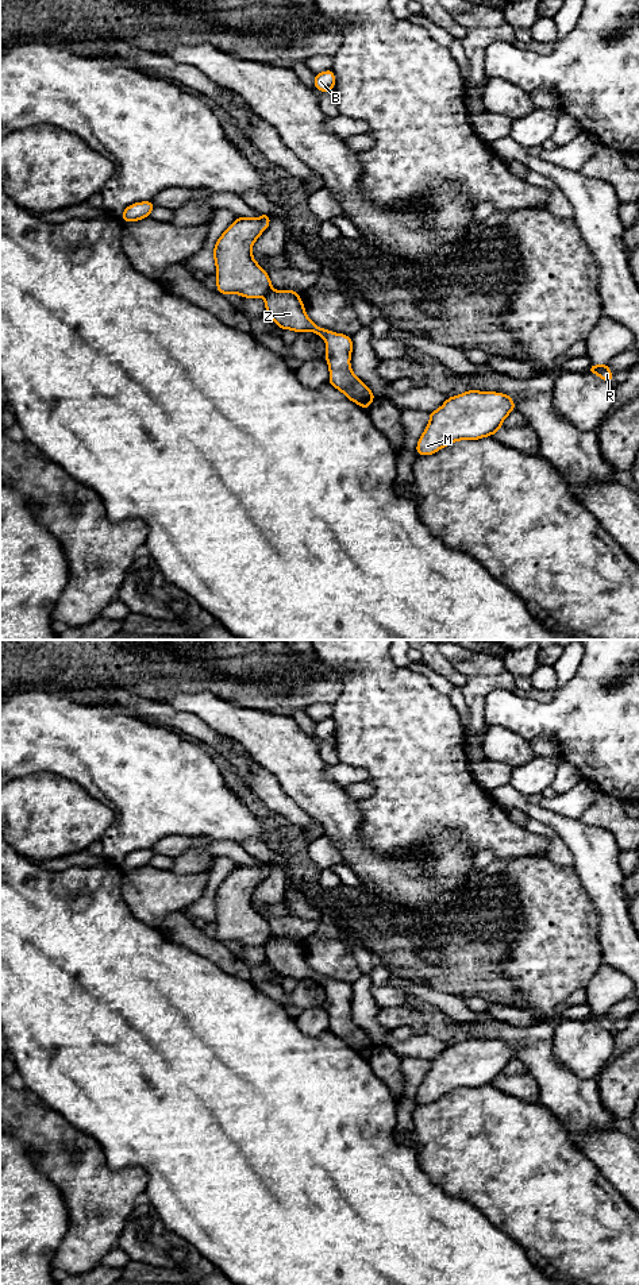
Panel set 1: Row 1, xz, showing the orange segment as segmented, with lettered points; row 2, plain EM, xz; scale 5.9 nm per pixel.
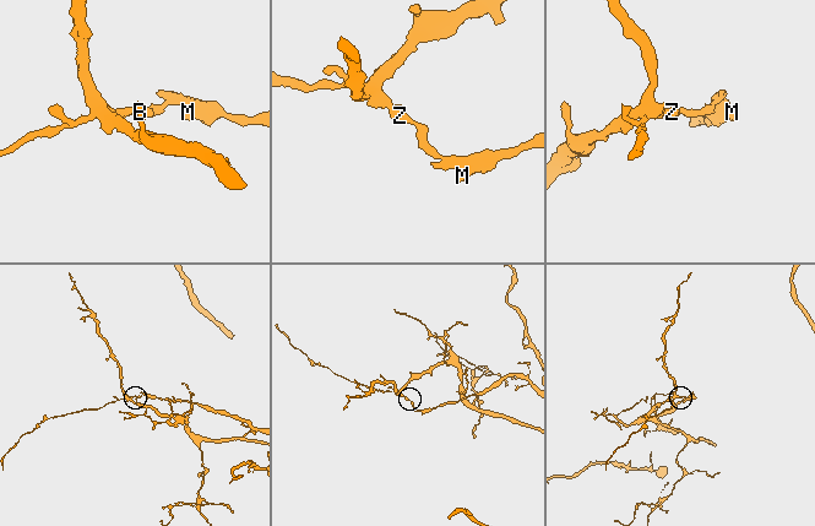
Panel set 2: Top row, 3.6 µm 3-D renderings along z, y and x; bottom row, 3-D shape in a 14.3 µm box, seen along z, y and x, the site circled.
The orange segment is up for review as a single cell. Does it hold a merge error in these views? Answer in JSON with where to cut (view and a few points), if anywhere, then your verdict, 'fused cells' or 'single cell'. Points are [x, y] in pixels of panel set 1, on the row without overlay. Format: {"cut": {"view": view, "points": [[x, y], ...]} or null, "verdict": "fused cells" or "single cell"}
{"cut": {"view": "xz", "points": [[270, 937], [264, 944]]}, "verdict": "fused cells"}

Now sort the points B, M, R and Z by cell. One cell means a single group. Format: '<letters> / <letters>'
B / M R Z

